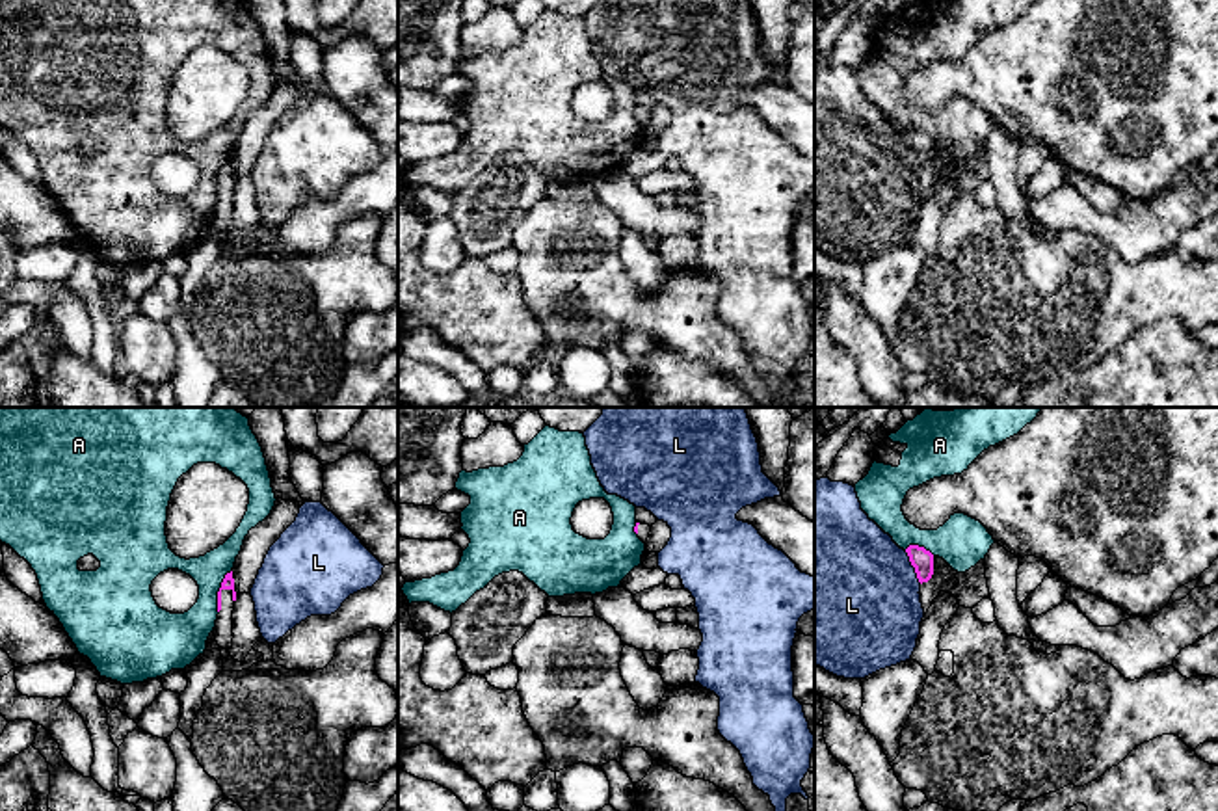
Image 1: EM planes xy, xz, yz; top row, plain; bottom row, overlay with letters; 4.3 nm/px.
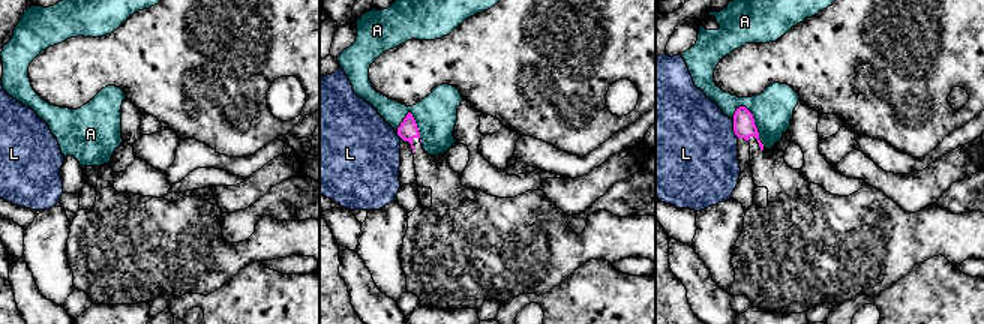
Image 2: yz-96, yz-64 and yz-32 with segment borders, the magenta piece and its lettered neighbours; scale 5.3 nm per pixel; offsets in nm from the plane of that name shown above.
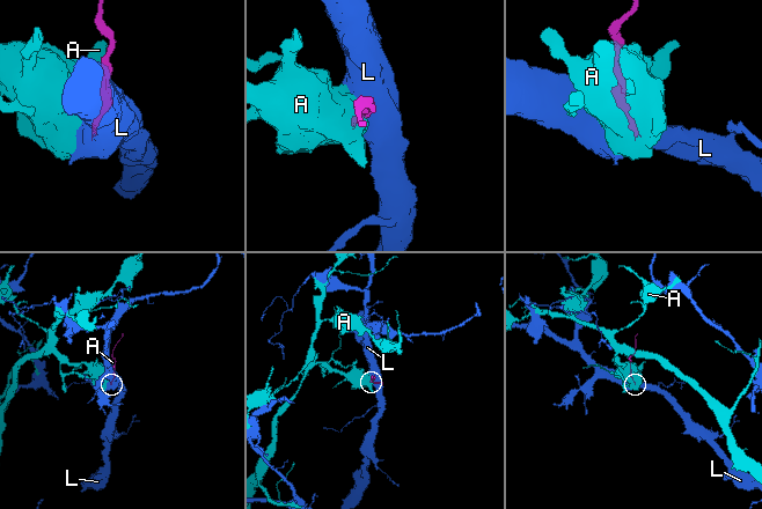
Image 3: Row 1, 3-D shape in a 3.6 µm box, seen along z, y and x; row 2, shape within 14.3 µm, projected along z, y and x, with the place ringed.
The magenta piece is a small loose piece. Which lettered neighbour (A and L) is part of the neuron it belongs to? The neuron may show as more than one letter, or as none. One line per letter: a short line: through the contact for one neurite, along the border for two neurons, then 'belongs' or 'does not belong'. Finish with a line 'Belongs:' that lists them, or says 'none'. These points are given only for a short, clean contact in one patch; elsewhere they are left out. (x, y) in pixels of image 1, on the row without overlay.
A: does not belong
L: does not belong
Belongs: none

